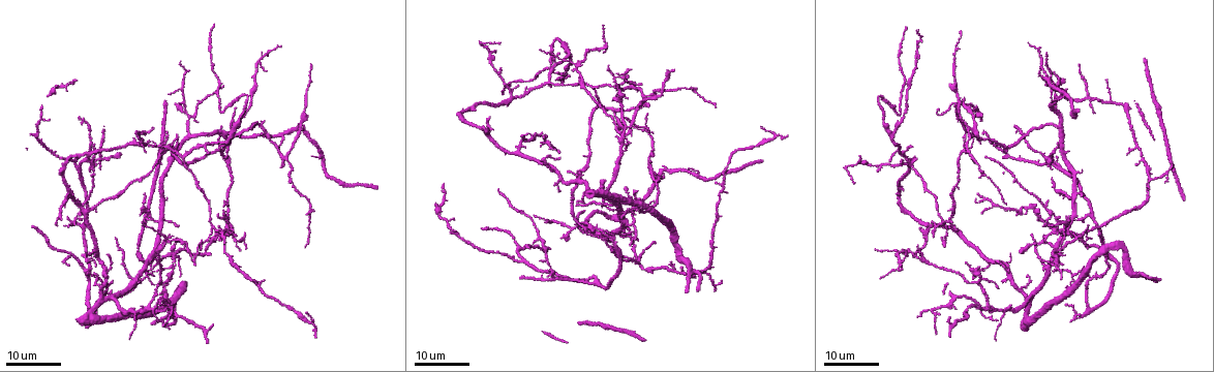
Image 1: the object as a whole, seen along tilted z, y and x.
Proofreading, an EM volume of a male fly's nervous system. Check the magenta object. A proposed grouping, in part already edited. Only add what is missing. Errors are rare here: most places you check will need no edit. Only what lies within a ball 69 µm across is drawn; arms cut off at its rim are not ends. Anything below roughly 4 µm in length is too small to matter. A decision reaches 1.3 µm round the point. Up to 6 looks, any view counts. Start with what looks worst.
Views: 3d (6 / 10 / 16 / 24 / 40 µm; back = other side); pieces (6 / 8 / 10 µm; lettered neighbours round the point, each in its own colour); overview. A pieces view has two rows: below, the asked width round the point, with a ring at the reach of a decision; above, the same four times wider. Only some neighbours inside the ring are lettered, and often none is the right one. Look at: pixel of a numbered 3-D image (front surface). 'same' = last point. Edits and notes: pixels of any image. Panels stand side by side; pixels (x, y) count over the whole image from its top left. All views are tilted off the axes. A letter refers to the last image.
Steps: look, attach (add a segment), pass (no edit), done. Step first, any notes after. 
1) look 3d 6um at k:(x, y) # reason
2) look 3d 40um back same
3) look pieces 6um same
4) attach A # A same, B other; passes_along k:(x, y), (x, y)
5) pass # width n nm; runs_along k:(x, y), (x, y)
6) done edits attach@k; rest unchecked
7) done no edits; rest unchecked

look 3d 16um at 1:(483, 227) # thin end

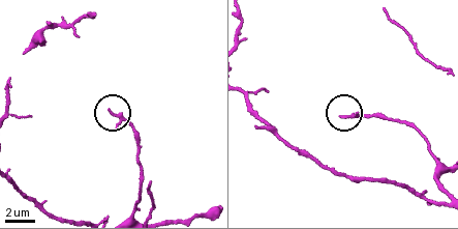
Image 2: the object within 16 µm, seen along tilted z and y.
look pieces 8um at 2:(341, 115)

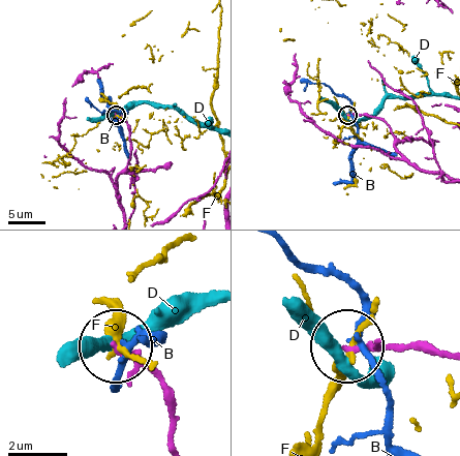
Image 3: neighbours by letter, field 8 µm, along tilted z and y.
pass # width 150 nm; B other, D other, F other; runs_along 3:(445, 356), (398, 344), (350, 344); none of them fits

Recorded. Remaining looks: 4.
look 3d 24um at 1:(104, 277) # branch stops here

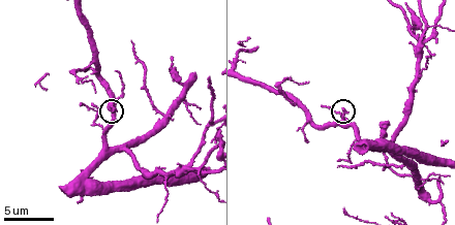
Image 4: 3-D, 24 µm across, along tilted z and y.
look 3d 10um at 4:(344, 109)

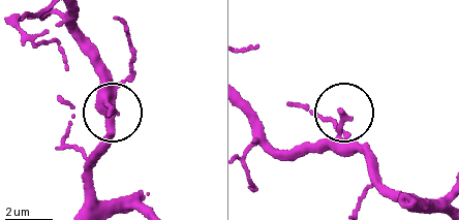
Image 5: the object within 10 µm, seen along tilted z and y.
look pieces 6um at 5:(343, 114)

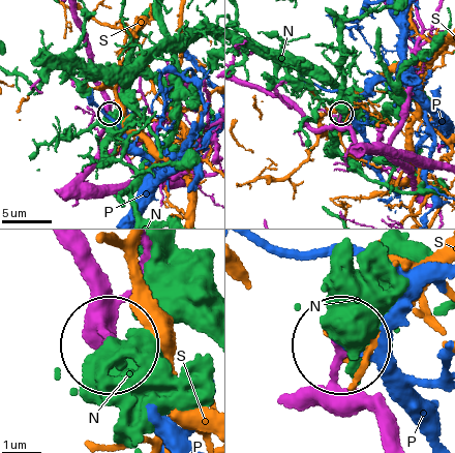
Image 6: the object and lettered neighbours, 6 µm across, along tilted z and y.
pass # N other, P other, S other; no lettered segment goes on from it

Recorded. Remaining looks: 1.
done no edits; rest unchecked

